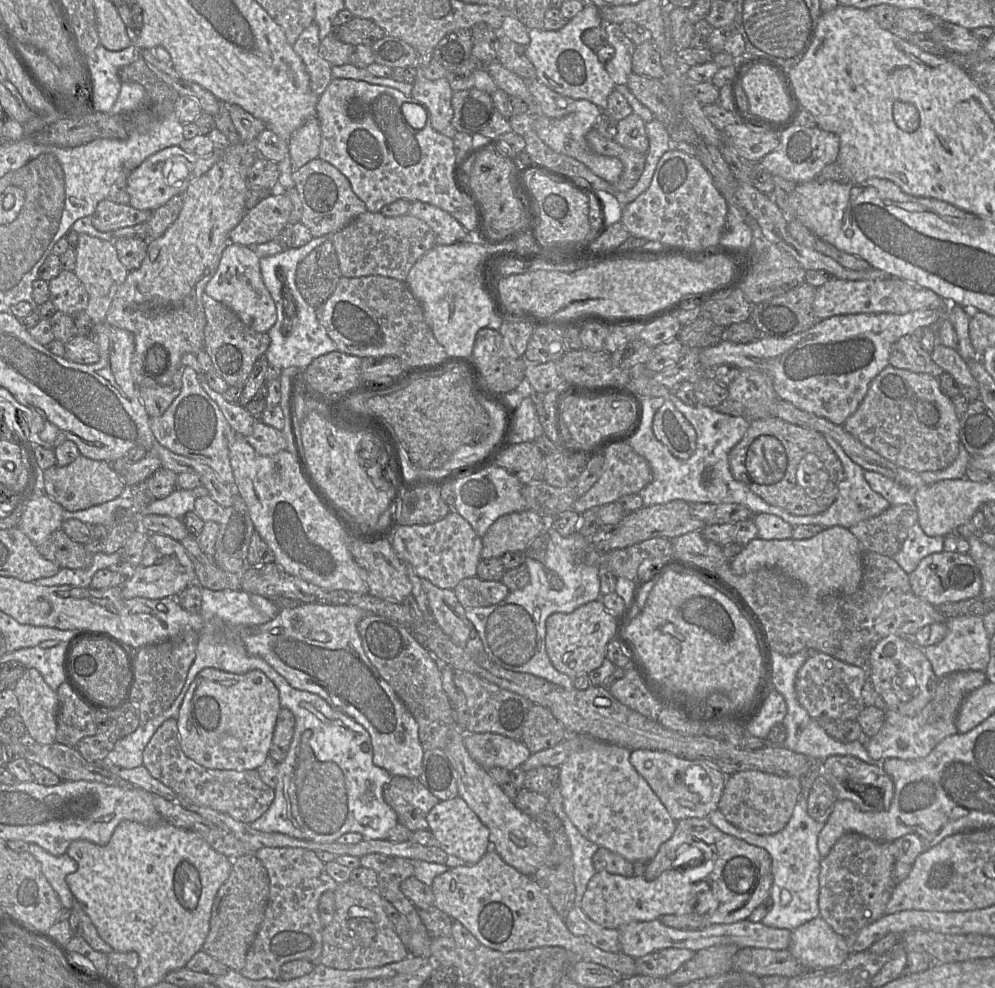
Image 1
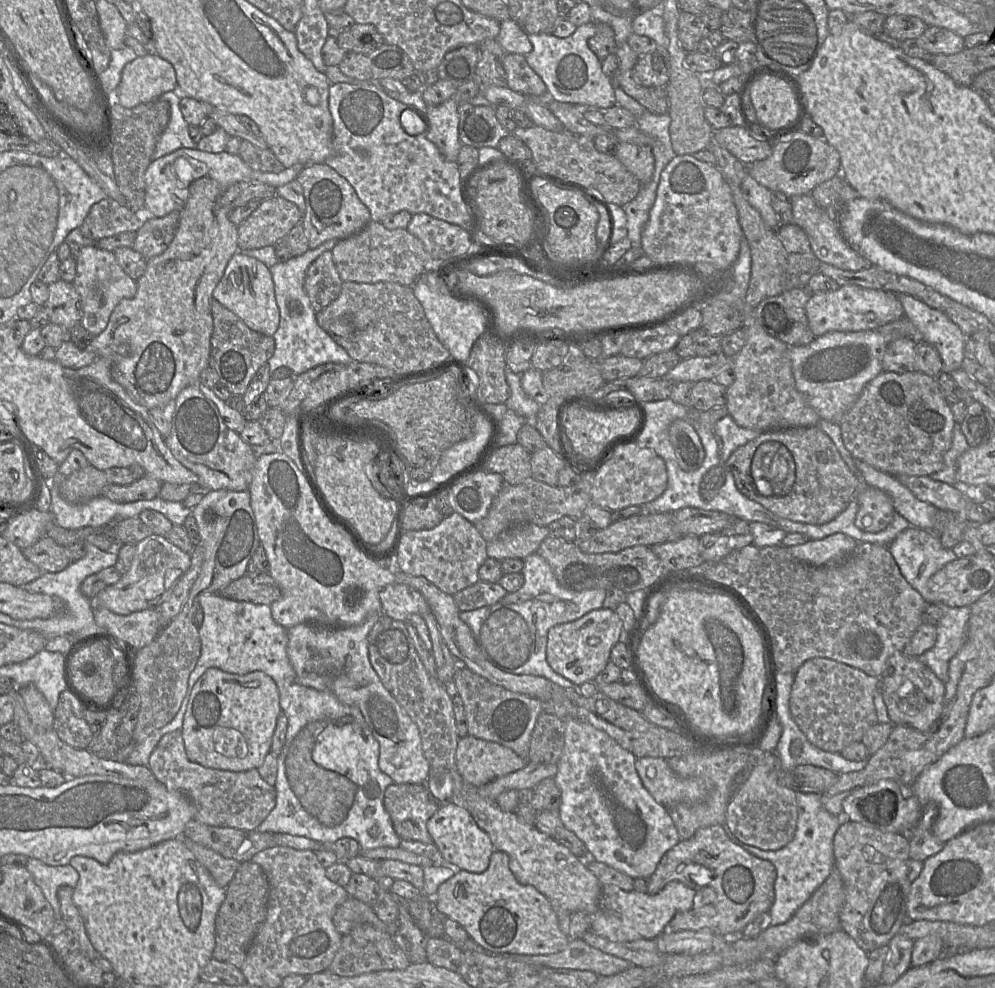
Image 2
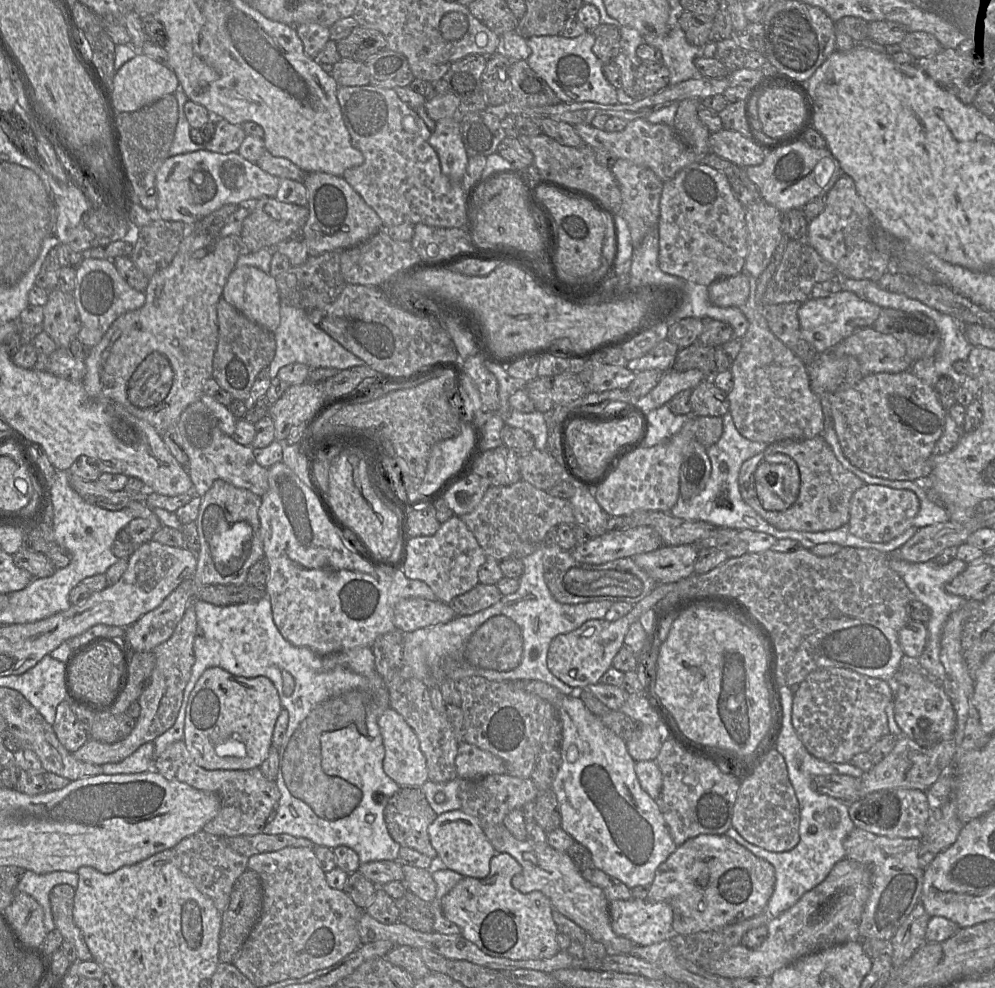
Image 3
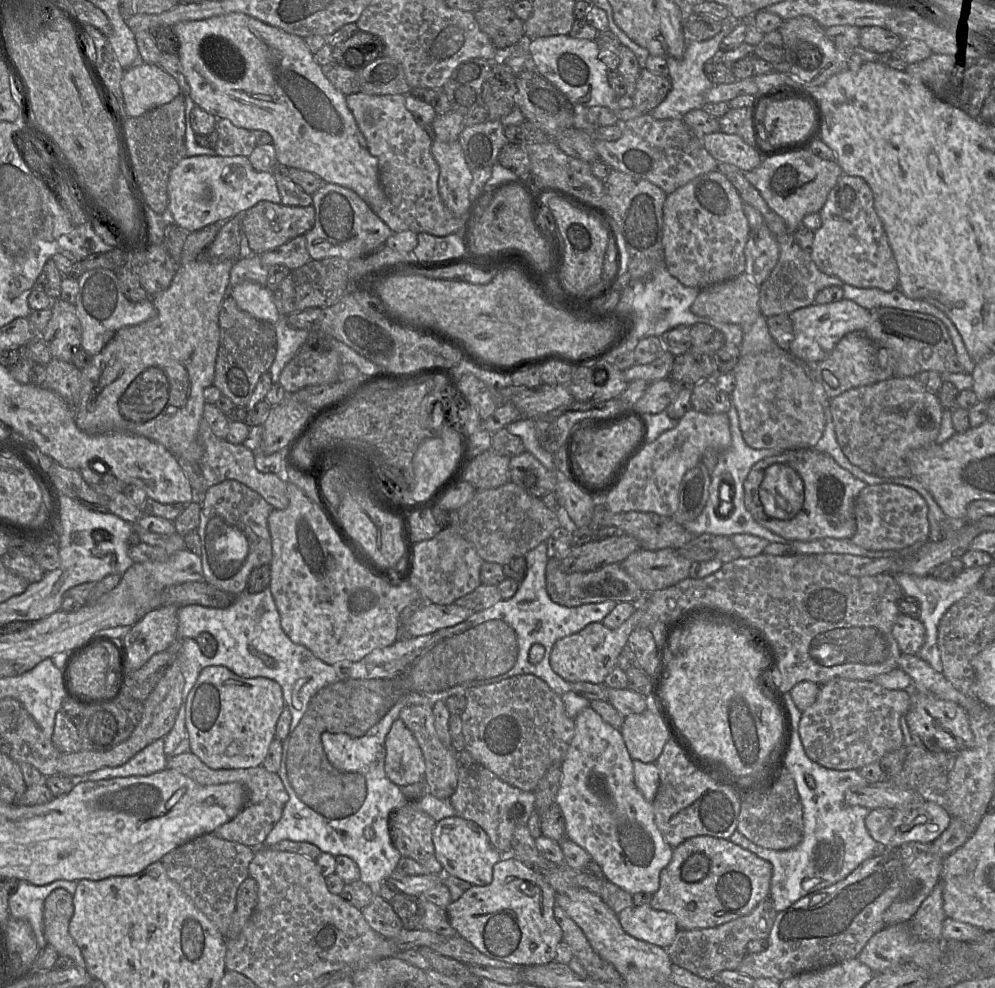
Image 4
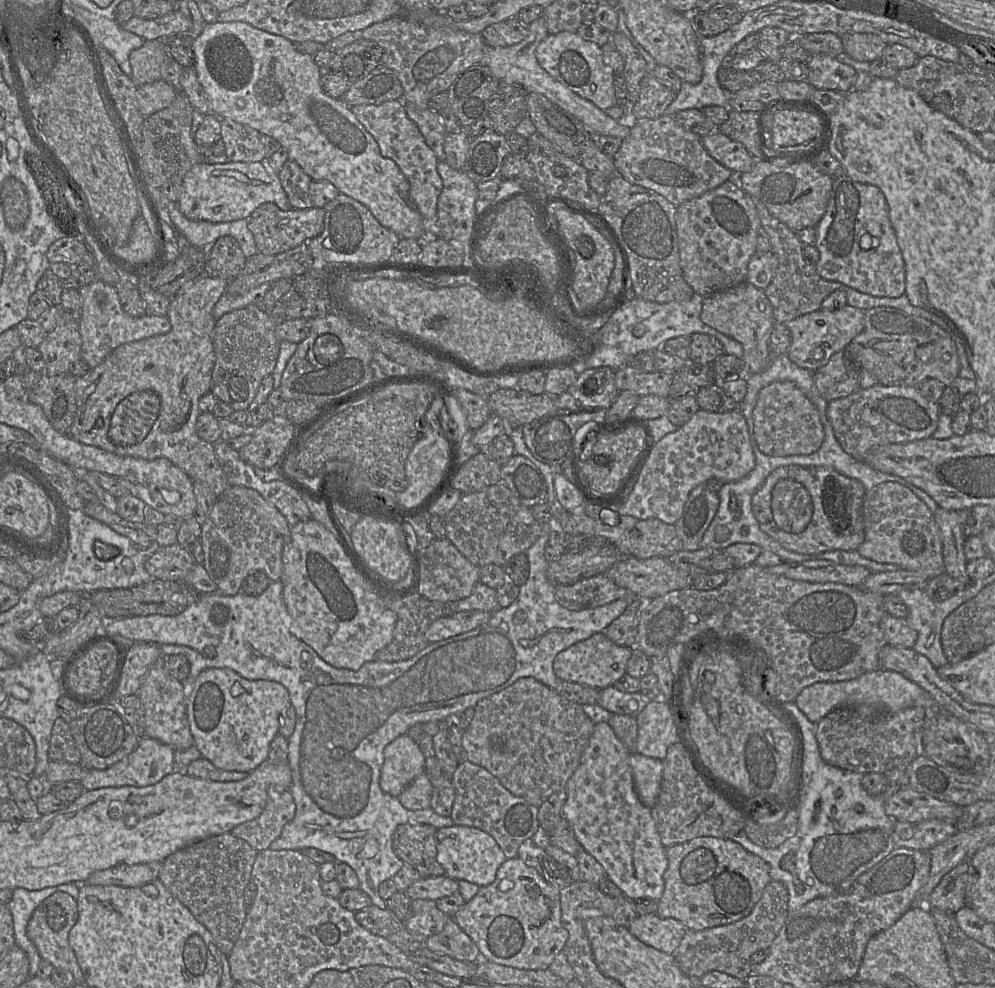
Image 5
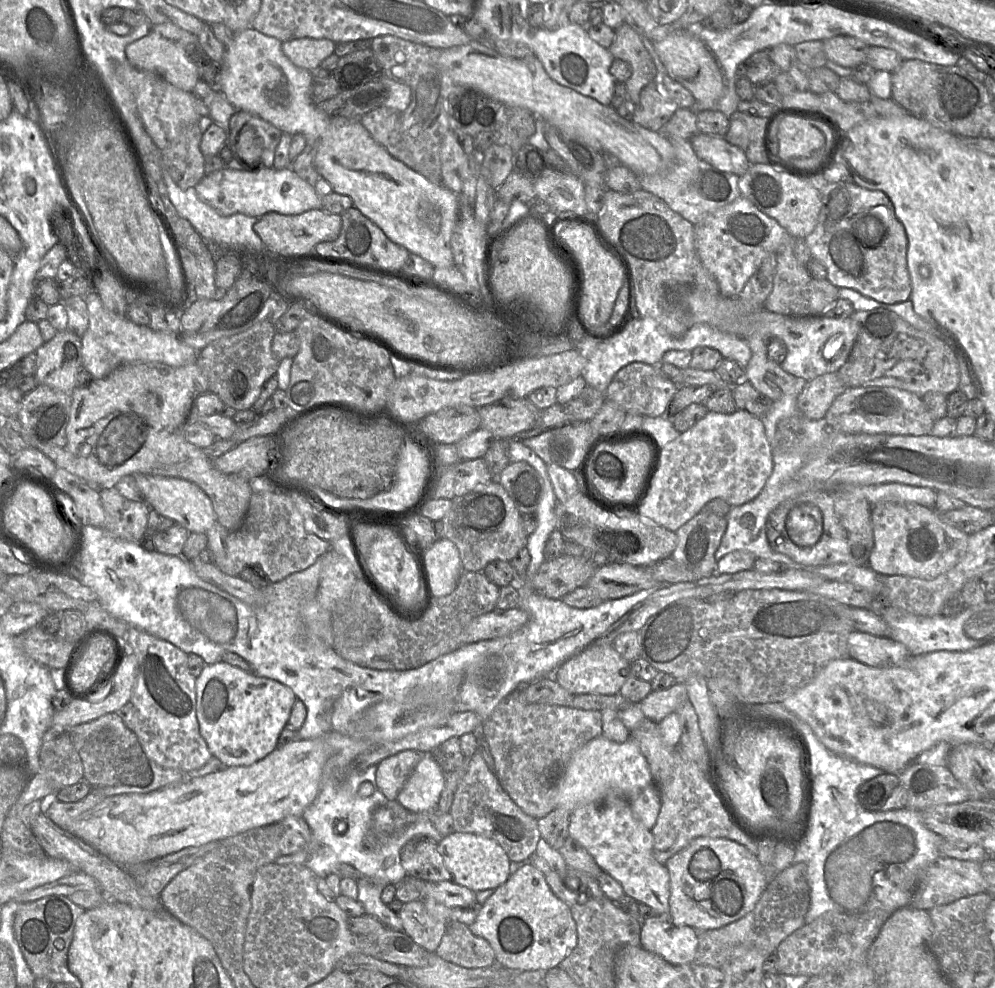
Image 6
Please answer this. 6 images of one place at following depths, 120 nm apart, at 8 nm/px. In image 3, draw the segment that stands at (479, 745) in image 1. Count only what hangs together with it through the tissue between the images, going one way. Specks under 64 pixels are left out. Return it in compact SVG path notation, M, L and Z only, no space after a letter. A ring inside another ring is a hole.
M467 742L459 743L456 756L458 778L474 780L488 775L506 774L504 761Z

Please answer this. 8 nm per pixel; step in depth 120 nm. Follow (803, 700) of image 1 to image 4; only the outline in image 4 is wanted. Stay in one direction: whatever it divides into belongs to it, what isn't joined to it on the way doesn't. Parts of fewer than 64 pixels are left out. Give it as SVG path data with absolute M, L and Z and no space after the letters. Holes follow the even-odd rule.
M836 678L820 685L816 701L802 712L799 735L807 756L823 767L858 770L904 746L900 719L911 703L910 690L891 690L874 680Z

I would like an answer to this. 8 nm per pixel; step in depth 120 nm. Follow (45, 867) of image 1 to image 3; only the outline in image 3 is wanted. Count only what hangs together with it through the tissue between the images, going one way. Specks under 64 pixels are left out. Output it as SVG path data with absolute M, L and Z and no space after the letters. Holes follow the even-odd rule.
M26 870L17 885L17 890L24 892L34 898L43 909L44 925L47 933L55 929L49 895L51 890L60 884L67 884L76 890L78 886L78 875L76 872L51 872L47 874L36 874Z

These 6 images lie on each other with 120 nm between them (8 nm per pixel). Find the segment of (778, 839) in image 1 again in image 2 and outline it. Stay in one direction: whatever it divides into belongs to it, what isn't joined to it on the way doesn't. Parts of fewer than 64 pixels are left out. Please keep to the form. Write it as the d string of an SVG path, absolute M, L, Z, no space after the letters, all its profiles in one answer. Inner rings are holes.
M796 792L798 806L796 831L793 839L778 850L761 850L745 844L732 833L726 823L722 825L731 841L756 857L771 862L776 868L775 899L769 910L771 926L786 923L835 869L834 836L840 825L849 819L844 811L838 816L830 814L822 805L821 795L810 792Z

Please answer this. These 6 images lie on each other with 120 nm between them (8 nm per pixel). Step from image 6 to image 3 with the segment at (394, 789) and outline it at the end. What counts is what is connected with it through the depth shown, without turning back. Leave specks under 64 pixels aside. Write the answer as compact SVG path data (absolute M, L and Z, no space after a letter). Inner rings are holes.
M392 707L387 708L378 718L378 725L385 750L383 770L399 787L421 788L428 778L426 758L413 728Z

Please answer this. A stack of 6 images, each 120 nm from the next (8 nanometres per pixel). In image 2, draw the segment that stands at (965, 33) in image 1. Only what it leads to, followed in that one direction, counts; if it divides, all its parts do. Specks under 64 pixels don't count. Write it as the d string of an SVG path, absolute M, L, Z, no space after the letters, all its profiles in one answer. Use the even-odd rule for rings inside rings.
M928 26L916 38L917 44L932 55L955 54L965 48L964 38L957 33L938 26Z

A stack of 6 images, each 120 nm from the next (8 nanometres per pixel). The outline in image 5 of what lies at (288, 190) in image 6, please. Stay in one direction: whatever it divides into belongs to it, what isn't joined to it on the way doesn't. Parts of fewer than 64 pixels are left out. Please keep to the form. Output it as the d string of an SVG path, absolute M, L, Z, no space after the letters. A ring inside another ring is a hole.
M198 162L186 173L178 201L179 209L188 219L212 223L248 218L264 203L274 203L283 211L292 209L278 175L262 162Z

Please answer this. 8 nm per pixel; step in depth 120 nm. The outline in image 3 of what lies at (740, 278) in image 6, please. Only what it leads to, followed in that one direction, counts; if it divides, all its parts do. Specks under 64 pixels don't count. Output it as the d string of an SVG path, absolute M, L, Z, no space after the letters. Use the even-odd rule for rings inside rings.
M693 163L664 182L658 221L660 269L686 281L709 286L744 271L748 255L745 208L735 197L727 176L706 164Z

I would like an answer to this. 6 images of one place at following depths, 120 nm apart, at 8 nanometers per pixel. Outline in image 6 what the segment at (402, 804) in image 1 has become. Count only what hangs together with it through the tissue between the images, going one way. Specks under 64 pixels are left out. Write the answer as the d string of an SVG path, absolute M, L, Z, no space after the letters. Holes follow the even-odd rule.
M428 838L413 839L400 852L401 864L408 876L437 883L452 880L444 864L438 843Z

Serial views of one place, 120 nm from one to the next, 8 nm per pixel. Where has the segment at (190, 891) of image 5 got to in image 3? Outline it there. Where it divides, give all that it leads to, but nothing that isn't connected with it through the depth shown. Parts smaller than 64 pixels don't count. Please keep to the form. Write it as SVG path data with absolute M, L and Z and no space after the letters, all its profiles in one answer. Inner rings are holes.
M204 831L184 838L173 850L180 861L181 871L192 880L199 892L212 900L215 908L222 914L229 905L235 881L247 870L248 858L234 851L224 837Z

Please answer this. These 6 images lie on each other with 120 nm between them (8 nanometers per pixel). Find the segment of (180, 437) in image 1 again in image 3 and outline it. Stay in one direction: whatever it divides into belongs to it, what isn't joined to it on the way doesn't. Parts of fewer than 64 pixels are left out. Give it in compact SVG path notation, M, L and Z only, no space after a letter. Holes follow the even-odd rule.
M199 400L190 404L180 415L177 430L182 438L183 448L188 456L186 468L197 496L203 497L215 481L223 480L238 488L251 491L262 497L268 490L267 469L260 466L251 446L237 443L221 431L218 422L207 406Z

